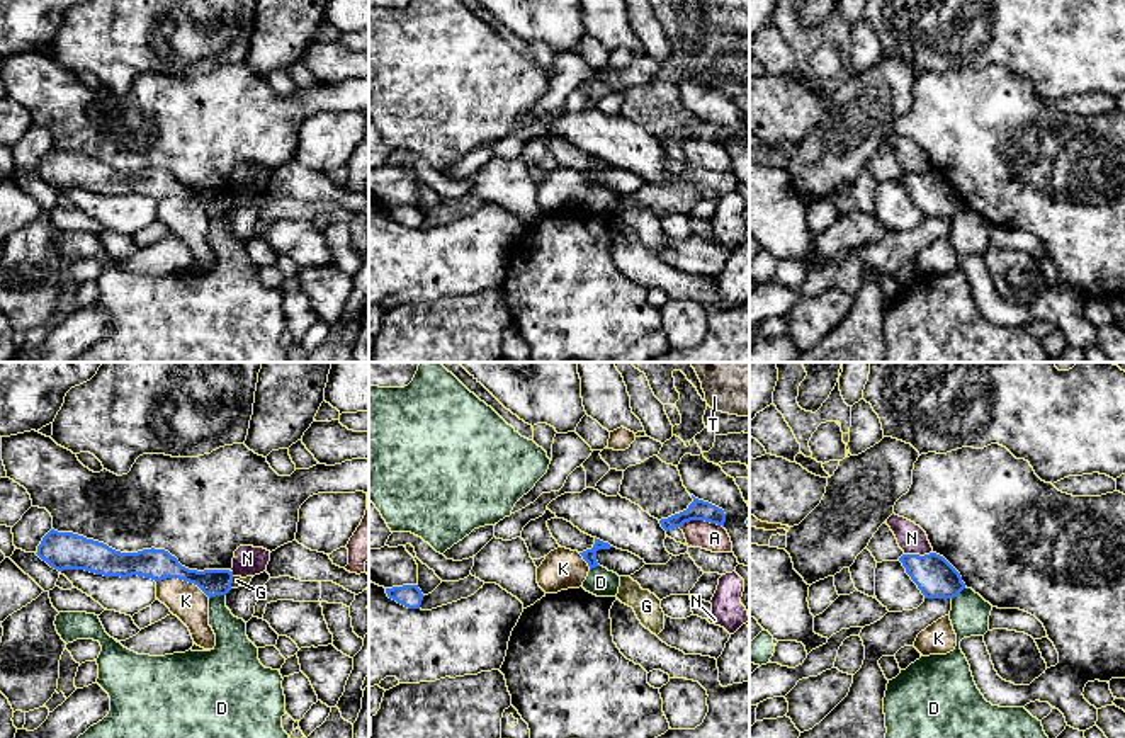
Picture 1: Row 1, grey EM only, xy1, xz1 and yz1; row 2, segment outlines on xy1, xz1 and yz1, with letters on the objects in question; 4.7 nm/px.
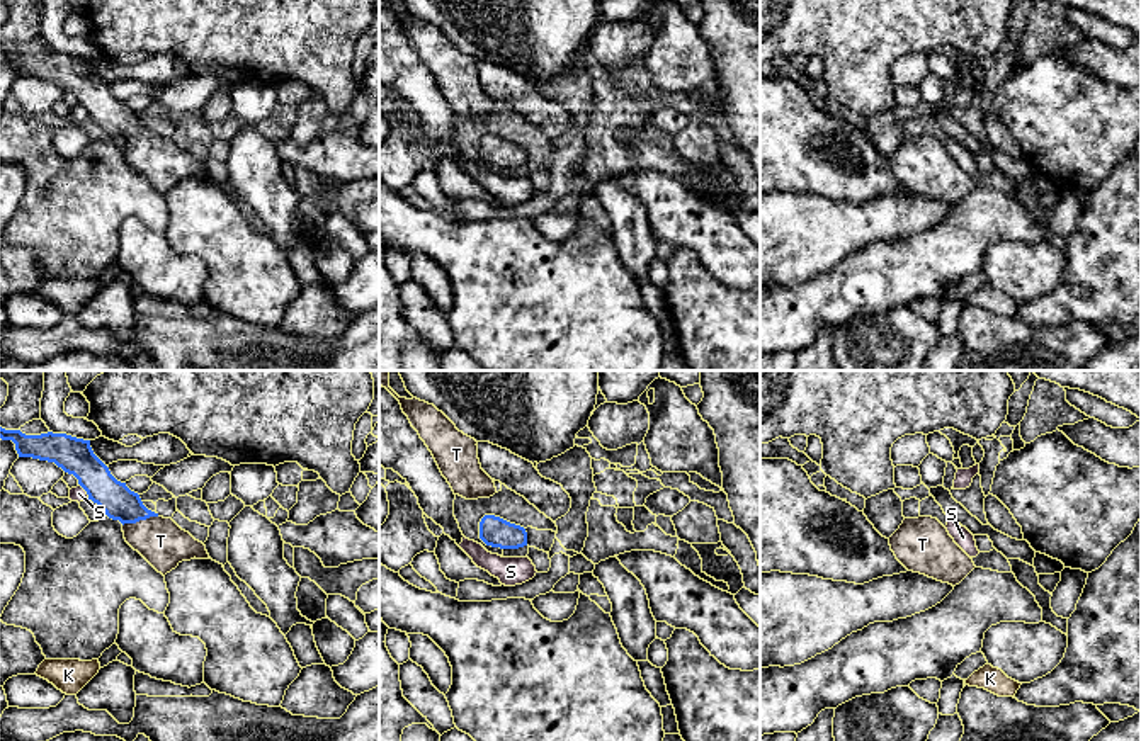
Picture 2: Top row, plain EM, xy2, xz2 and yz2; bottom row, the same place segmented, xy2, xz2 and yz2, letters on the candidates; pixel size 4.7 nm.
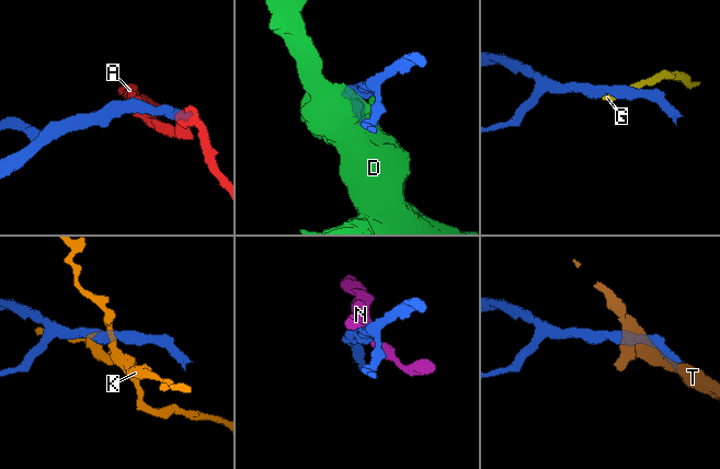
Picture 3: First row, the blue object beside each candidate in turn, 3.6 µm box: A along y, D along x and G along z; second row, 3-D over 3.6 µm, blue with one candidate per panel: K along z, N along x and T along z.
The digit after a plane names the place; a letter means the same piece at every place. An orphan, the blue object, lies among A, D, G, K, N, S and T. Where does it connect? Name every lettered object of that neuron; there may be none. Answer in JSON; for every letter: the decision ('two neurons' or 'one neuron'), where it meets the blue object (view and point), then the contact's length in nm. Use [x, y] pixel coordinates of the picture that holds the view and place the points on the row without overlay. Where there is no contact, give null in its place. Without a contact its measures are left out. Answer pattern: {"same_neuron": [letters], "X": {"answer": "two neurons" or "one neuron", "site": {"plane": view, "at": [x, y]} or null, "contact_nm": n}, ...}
{"same_neuron": ["T"], "A": {"answer": "two neurons", "site": {"plane": "xz1", "at": [702, 138]}, "contact_nm": 200}, "D": {"answer": "two neurons", "site": {"plane": "xy1", "at": [216, 213]}, "contact_nm": 80}, "G": {"answer": "two neurons", "site": {"plane": "xy1", "at": [231, 201]}, "contact_nm": 60}, "K": {"answer": "two neurons", "site": {"plane": "xy1", "at": [184, 199]}, "contact_nm": 260}, "N": {"answer": "two neurons", "site": {"plane": "yz1", "at": [918, 174]}, "contact_nm": 140}, "S": {"answer": "two neurons", "site": {"plane": "xy2", "at": [85, 109]}, "contact_nm": 90}, "T": {"answer": "one neuron", "site": {"plane": "xy2", "at": [140, 138]}, "contact_nm": 180}}

